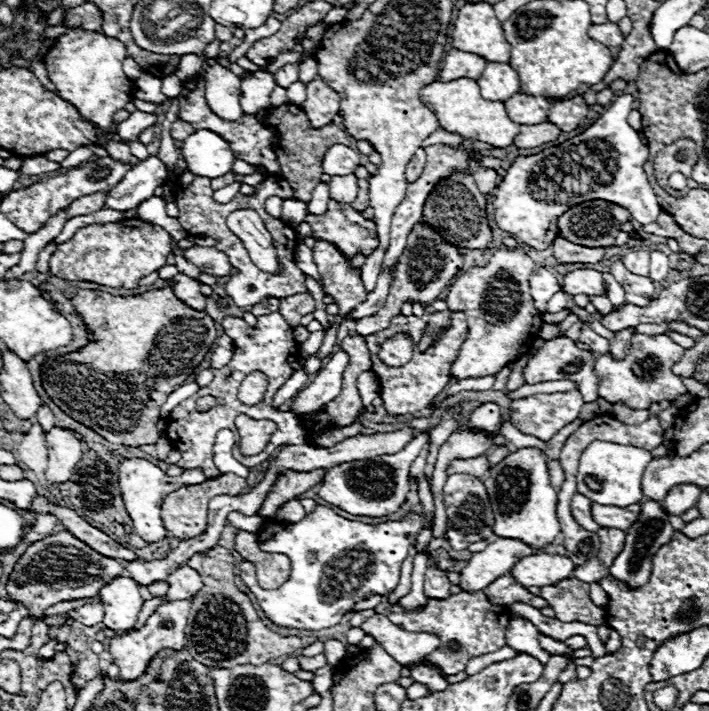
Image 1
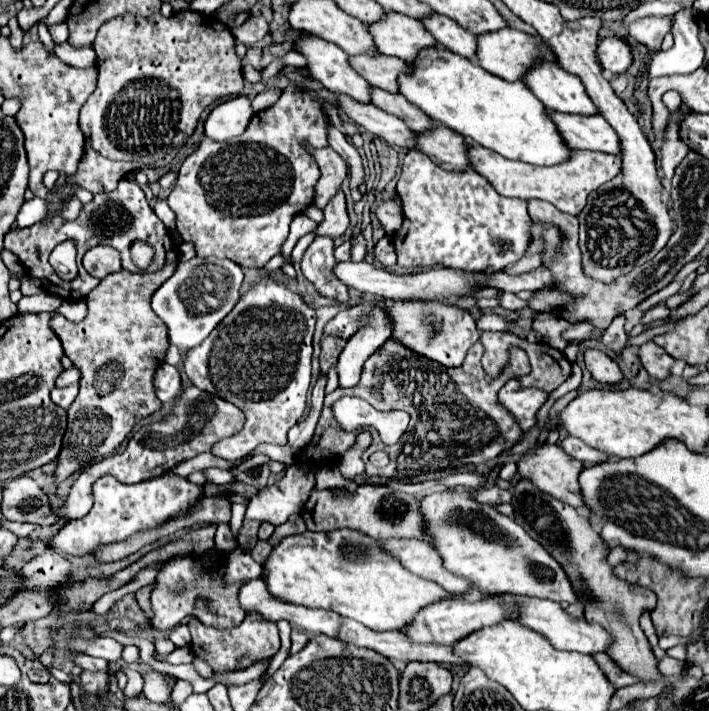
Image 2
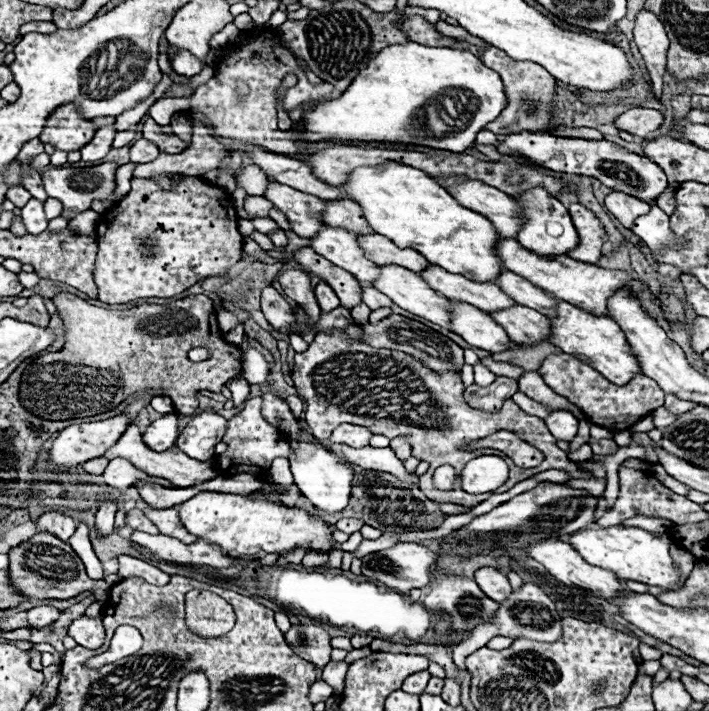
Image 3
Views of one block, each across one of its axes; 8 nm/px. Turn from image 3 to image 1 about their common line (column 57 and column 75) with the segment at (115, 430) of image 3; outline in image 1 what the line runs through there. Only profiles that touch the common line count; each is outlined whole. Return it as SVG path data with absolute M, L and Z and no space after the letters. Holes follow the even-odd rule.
M52 428L46 434L46 448L48 448L48 466L44 470L46 480L52 484L68 482L82 456L80 440L70 430Z

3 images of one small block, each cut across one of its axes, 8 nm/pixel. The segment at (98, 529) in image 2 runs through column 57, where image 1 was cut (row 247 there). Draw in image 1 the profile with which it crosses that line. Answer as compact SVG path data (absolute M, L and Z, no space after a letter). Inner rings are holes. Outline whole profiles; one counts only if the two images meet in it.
M622 94L606 108L604 116L582 134L534 156L518 156L492 198L496 224L522 244L546 250L552 248L558 236L558 218L568 208L586 200L614 202L630 210L632 218L640 224L656 222L662 206L644 172L646 160L642 160L642 140L628 124L632 102L634 98L630 94Z

